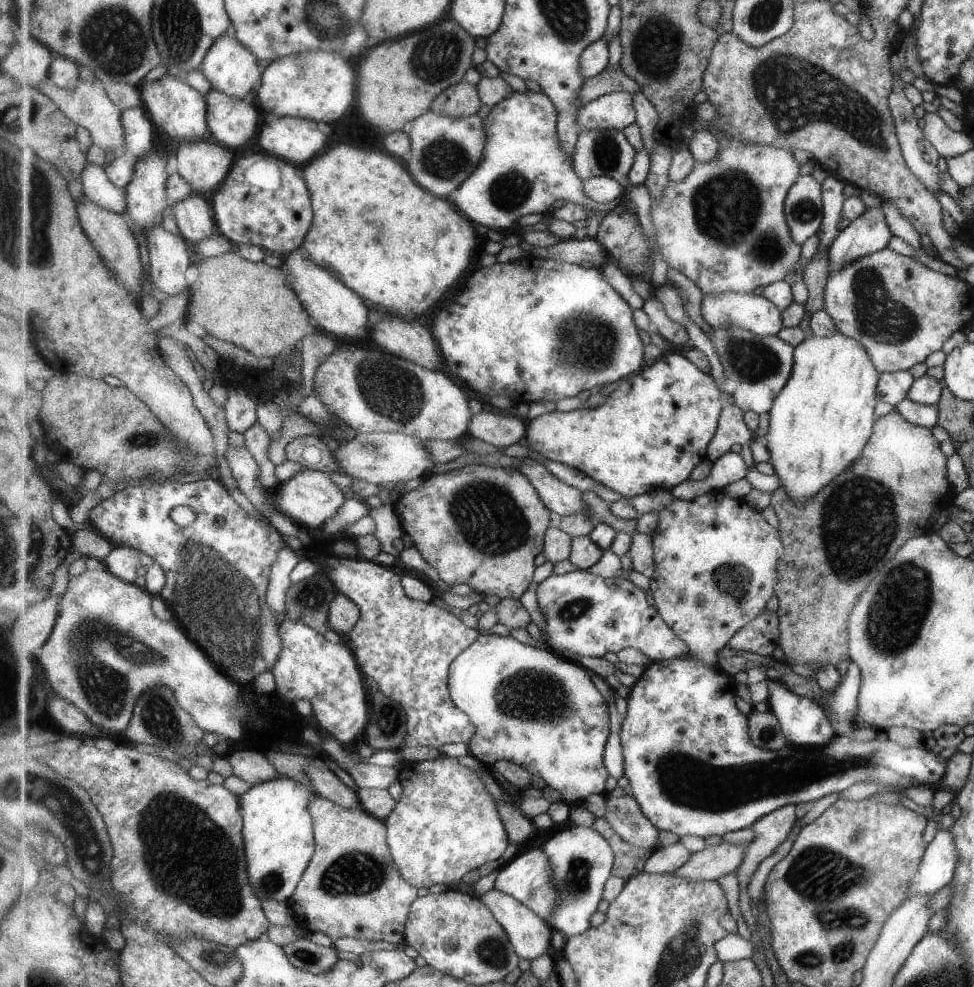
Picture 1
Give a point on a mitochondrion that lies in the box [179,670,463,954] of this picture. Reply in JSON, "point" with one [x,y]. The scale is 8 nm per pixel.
{"point":[353,874]}

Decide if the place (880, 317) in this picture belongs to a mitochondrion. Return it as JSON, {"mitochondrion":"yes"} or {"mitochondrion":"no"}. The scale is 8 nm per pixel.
{"mitochondrion":"yes"}

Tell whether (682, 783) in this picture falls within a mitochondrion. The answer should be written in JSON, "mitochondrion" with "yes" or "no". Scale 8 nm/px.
{"mitochondrion":"yes"}

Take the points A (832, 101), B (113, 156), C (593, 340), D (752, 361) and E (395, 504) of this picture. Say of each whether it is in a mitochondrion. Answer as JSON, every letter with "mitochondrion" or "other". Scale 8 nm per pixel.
{"A":"mitochondrion","B":"other","C":"mitochondrion","D":"mitochondrion","E":"other"}

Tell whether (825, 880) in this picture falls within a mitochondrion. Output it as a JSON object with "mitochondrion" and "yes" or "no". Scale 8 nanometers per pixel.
{"mitochondrion":"yes"}

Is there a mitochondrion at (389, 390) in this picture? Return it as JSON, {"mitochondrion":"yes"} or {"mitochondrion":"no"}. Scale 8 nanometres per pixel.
{"mitochondrion":"yes"}

